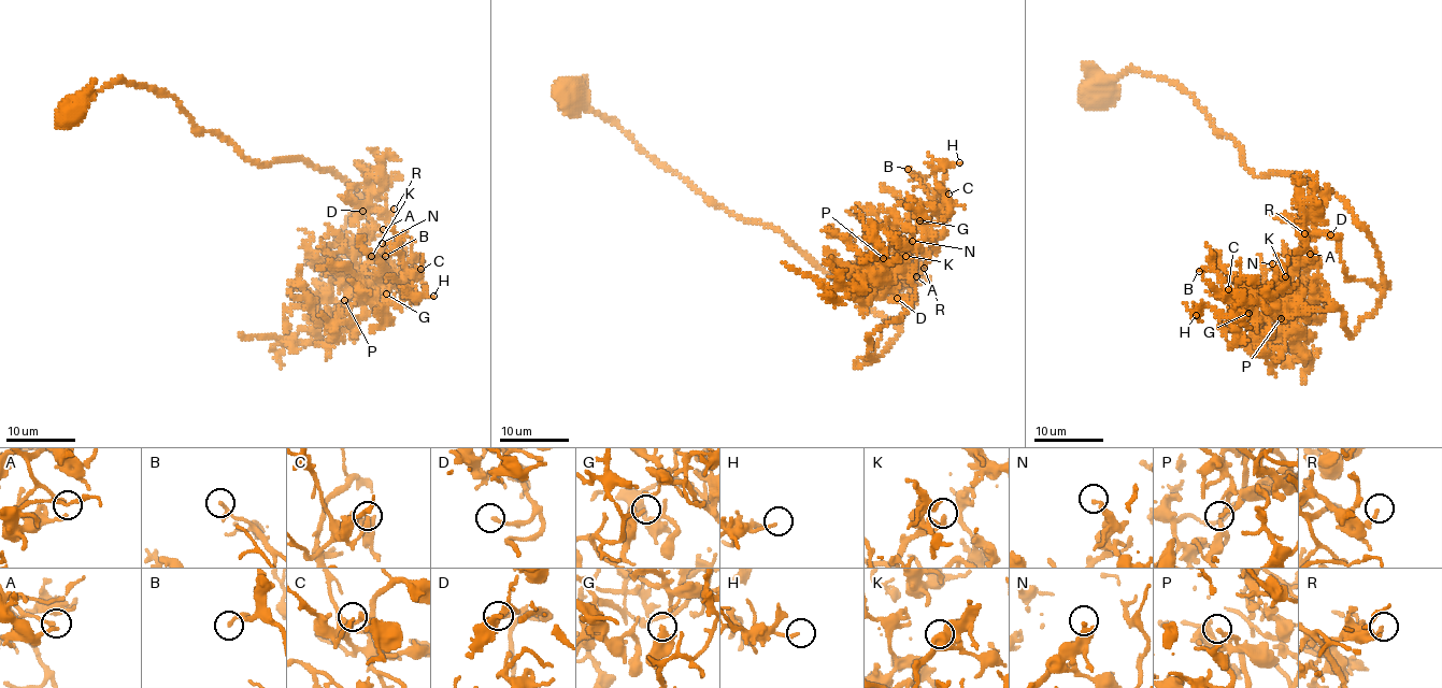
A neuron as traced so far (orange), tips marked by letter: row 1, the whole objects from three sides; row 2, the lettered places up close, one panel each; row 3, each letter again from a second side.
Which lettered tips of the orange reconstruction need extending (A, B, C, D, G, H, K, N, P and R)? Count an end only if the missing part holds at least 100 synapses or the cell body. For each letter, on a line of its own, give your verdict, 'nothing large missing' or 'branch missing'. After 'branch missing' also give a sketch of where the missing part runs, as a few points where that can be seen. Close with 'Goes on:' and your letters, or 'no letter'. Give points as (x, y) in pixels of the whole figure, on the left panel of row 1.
A: nothing large missing
B: nothing large missing
C: nothing large missing
D: branch missing | (362, 211), (357, 209), (347, 230), (332, 239), (329, 256), (302, 254), (304, 272), (270, 281), (257, 272)
G: nothing large missing
H: nothing large missing
K: nothing large missing
N: nothing large missing
P: nothing large missing
R: nothing large missing
Goes on: D

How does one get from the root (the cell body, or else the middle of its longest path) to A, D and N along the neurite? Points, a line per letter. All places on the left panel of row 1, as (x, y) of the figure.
A: (74, 109), (156, 87), (262, 166), (339, 173), (360, 205), (307, 262), (355, 251), (372, 211), (383, 229)
D: (74, 109), (156, 87), (262, 166), (339, 173), (360, 205), (307, 262), (357, 249), (380, 212), (362, 211)
N: (74, 109), (156, 87), (262, 166), (339, 173), (360, 202), (323, 313), (371, 289), (382, 243)

